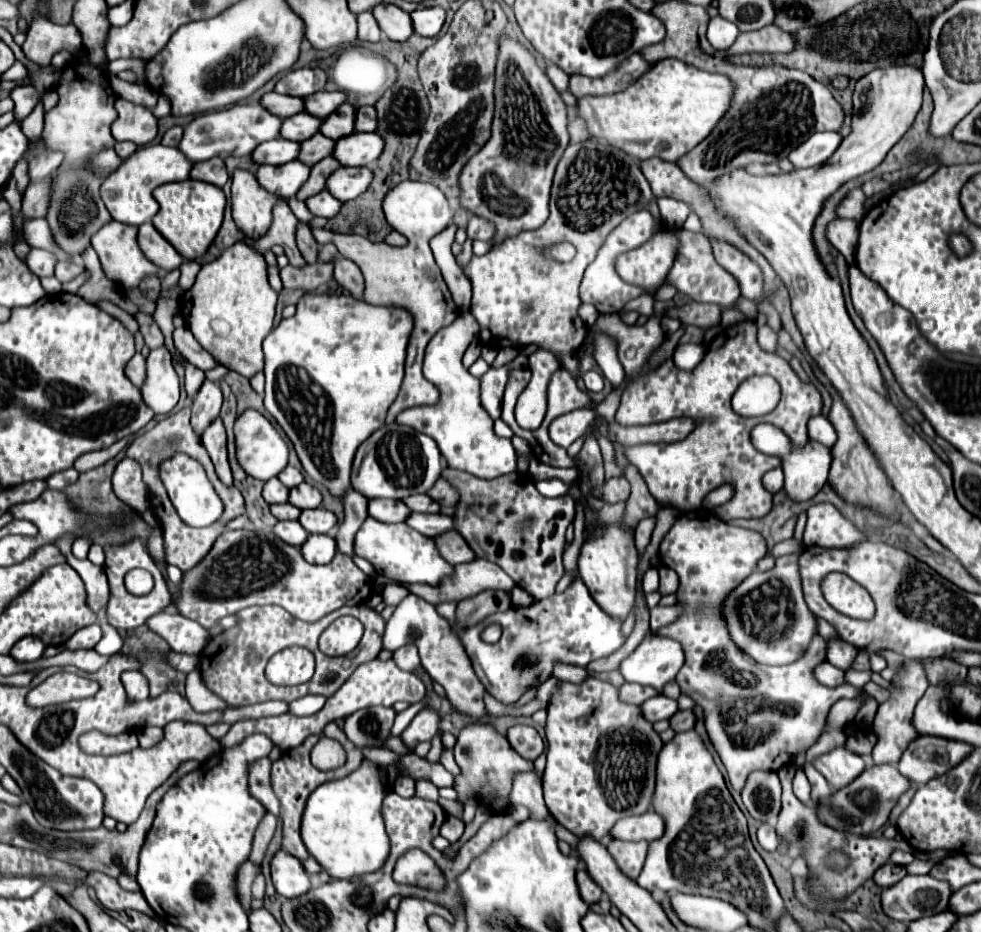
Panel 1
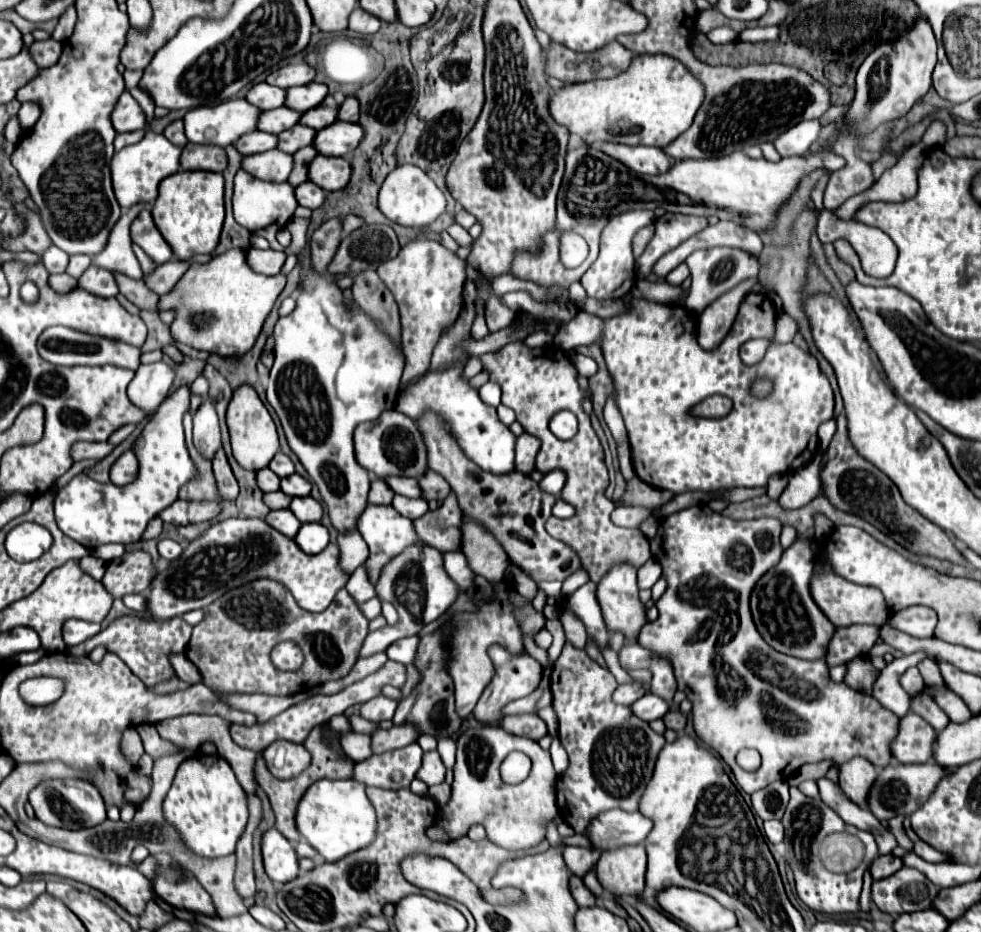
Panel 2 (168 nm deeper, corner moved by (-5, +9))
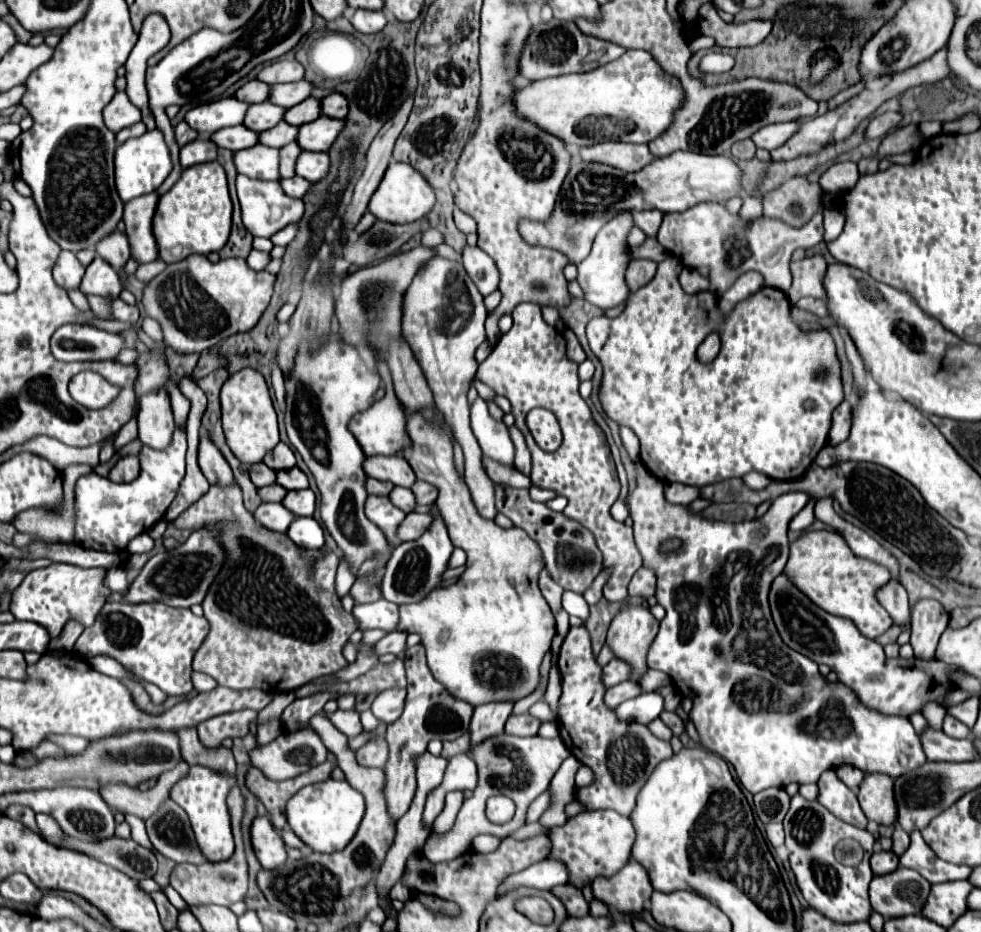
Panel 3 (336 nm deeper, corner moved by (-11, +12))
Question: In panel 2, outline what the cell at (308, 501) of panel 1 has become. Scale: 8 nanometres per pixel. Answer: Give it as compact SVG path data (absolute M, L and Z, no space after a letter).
M293 473L281 479L281 491L291 497L307 497L311 495L311 483L305 477L301 477L299 473Z

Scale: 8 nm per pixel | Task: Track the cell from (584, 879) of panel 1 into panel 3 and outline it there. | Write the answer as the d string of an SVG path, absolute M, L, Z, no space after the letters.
M555 886L551 888L553 896L557 896L563 904L569 916L587 916L589 914L589 906L581 894L581 890L577 890L575 886Z

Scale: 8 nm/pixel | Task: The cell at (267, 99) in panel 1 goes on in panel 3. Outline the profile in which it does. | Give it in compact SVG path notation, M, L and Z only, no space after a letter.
M249 80L245 82L237 92L235 92L237 100L243 100L247 104L257 104L257 102L265 102L269 98L269 86L259 82L259 80Z

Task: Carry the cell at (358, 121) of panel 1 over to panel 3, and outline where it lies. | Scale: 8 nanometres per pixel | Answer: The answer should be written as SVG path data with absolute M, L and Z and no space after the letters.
M331 92L329 96L325 96L321 100L321 112L329 118L345 118L347 112L349 112L347 98L339 92Z

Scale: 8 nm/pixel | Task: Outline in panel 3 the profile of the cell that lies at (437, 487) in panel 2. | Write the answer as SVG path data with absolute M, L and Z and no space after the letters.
M417 480L411 490L417 496L417 506L427 506L427 504L433 504L437 500L437 488L427 484L427 482Z

